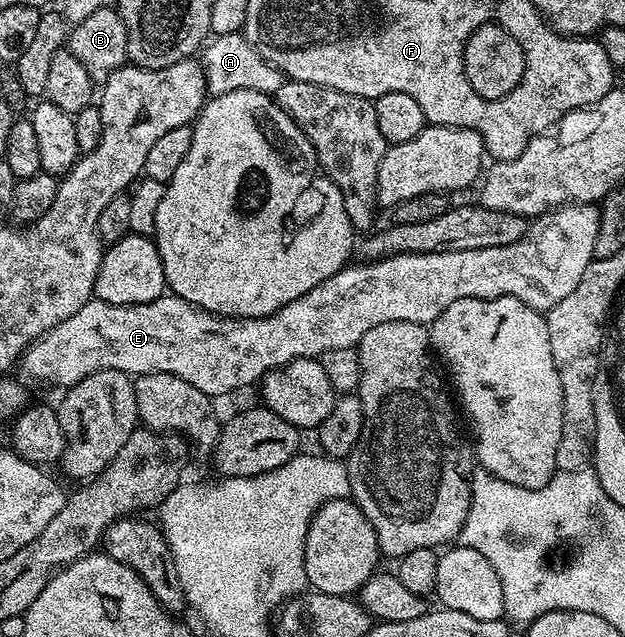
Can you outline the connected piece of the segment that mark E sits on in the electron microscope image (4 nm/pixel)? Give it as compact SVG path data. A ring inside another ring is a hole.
M569 203L560 206L559 209L553 209L551 213L540 214L539 217L531 222L528 233L518 239L517 242L510 243L508 246L482 247L480 250L468 251L438 251L437 253L428 254L394 254L392 257L383 257L380 260L369 260L367 263L363 263L364 265L351 264L349 267L339 269L330 279L318 283L318 287L306 291L306 295L302 295L298 299L286 303L286 307L274 311L269 317L242 317L239 319L234 317L217 317L216 314L208 313L204 309L198 309L195 305L192 305L188 301L183 301L182 298L175 295L165 295L154 299L150 303L142 303L141 305L111 305L105 301L93 299L86 302L82 307L78 307L78 311L74 311L74 315L62 319L62 323L58 323L48 333L42 334L37 341L32 342L24 350L18 362L18 369L21 369L26 376L33 377L36 381L49 381L52 385L64 385L63 387L76 385L82 379L86 379L103 369L113 369L119 373L127 373L129 375L169 373L178 379L186 379L186 383L190 383L190 387L198 387L198 391L202 391L206 396L219 399L219 397L226 396L227 393L234 392L235 389L244 389L247 385L252 384L252 386L255 386L263 378L264 374L269 373L271 369L280 369L286 363L295 361L298 357L314 357L319 359L327 349L351 349L359 346L362 335L366 335L366 331L370 331L370 327L378 327L378 323L409 321L410 323L427 326L429 323L435 321L438 315L442 315L442 311L446 311L446 307L450 307L450 303L458 303L458 299L470 299L471 297L483 297L485 299L490 297L513 297L522 303L526 303L526 307L530 307L531 309L541 311L550 310L558 303L562 303L562 299L566 299L566 295L570 295L570 291L574 291L574 287L576 286L575 281L582 275L582 271L586 271L588 264L593 261L594 243L598 239L599 226L600 209L595 204Z

